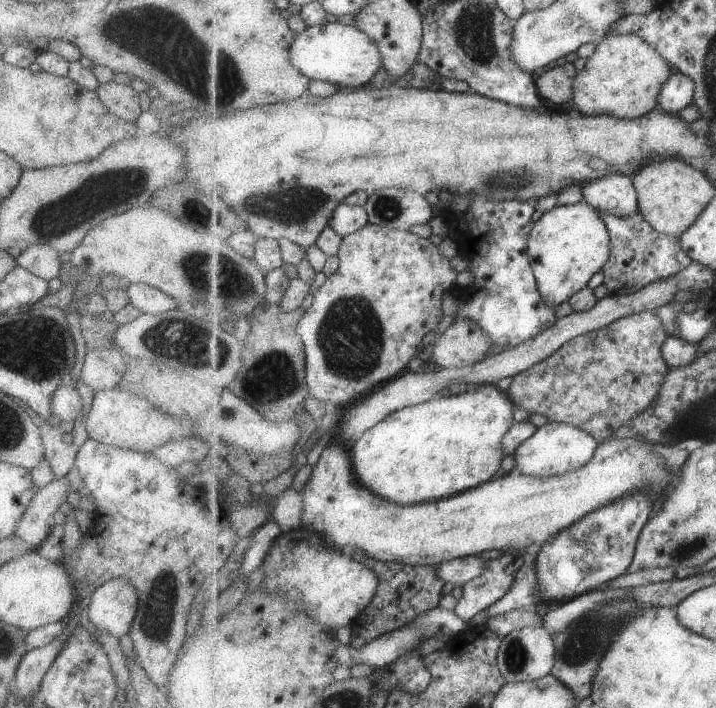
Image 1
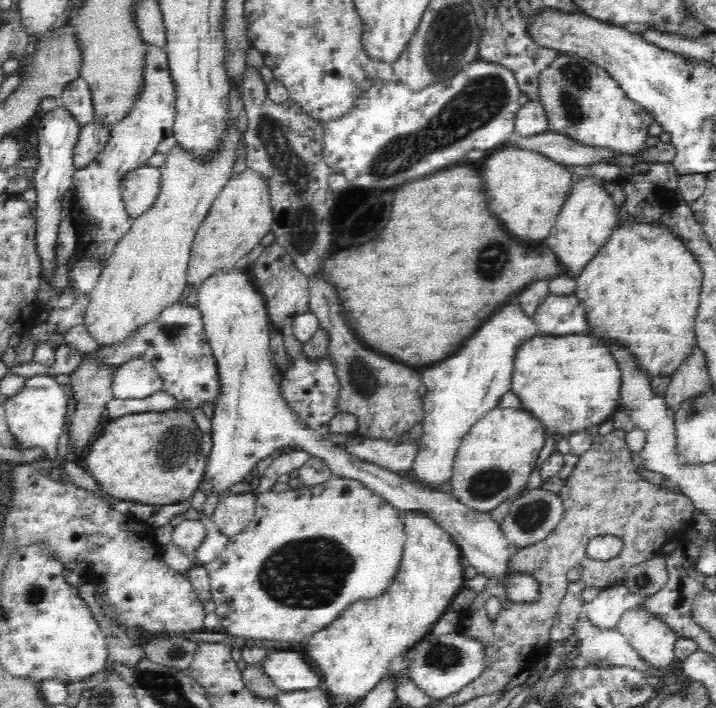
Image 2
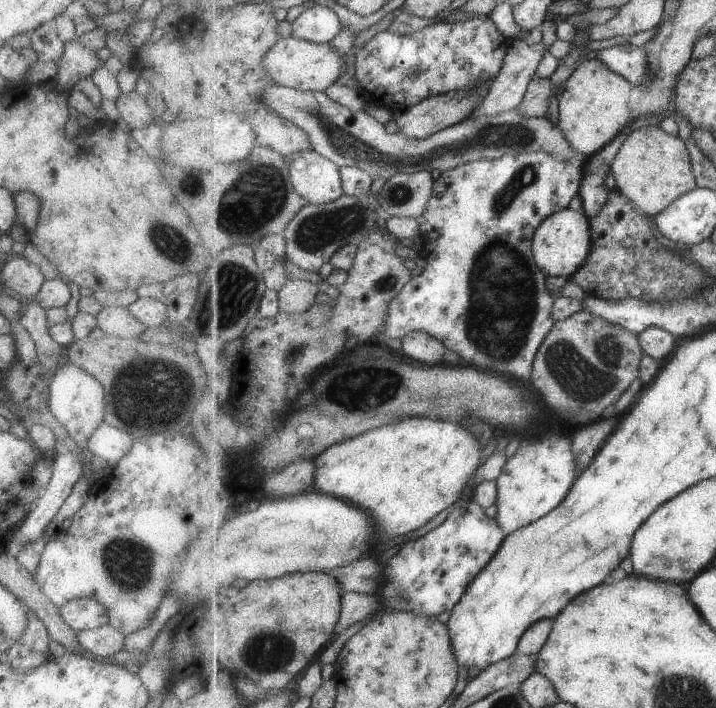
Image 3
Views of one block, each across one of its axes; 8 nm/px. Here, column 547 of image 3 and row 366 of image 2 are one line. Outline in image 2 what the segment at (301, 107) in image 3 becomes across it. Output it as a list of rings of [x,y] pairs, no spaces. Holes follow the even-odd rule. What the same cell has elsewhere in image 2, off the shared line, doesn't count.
[[[132,359],[120,364],[113,374],[111,391],[113,398],[142,400],[162,388],[162,379],[150,362]]]

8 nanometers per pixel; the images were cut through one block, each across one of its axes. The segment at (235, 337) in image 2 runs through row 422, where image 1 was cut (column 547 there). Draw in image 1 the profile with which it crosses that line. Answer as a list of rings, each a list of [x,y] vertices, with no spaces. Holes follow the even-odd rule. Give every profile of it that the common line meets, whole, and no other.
[[[582,199],[572,205],[556,206],[539,215],[529,235],[528,253],[543,300],[557,307],[584,289],[607,264],[612,253],[612,238],[599,211]]]

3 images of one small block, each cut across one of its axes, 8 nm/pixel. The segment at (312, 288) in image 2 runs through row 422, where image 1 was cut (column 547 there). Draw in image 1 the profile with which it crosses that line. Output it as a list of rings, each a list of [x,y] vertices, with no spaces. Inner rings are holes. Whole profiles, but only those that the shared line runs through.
[[[649,309],[621,317],[599,330],[577,335],[561,345],[549,358],[516,374],[508,393],[517,408],[523,408],[530,414],[542,414],[551,422],[581,427],[602,443],[605,439],[613,437],[623,425],[639,417],[660,394],[665,377],[671,370],[663,352],[669,337],[664,320],[661,320],[656,310]]]

